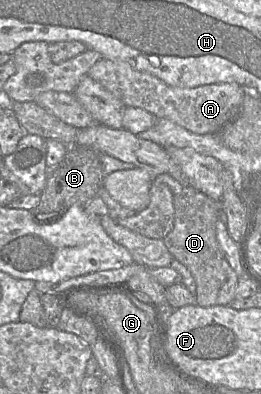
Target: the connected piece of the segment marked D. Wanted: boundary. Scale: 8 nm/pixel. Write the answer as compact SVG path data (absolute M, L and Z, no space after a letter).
M190 185L173 197L175 219L172 230L163 241L175 259L184 264L196 282L196 303L201 307L227 306L235 299L238 275L226 260L216 239L216 223L220 219L220 204Z

